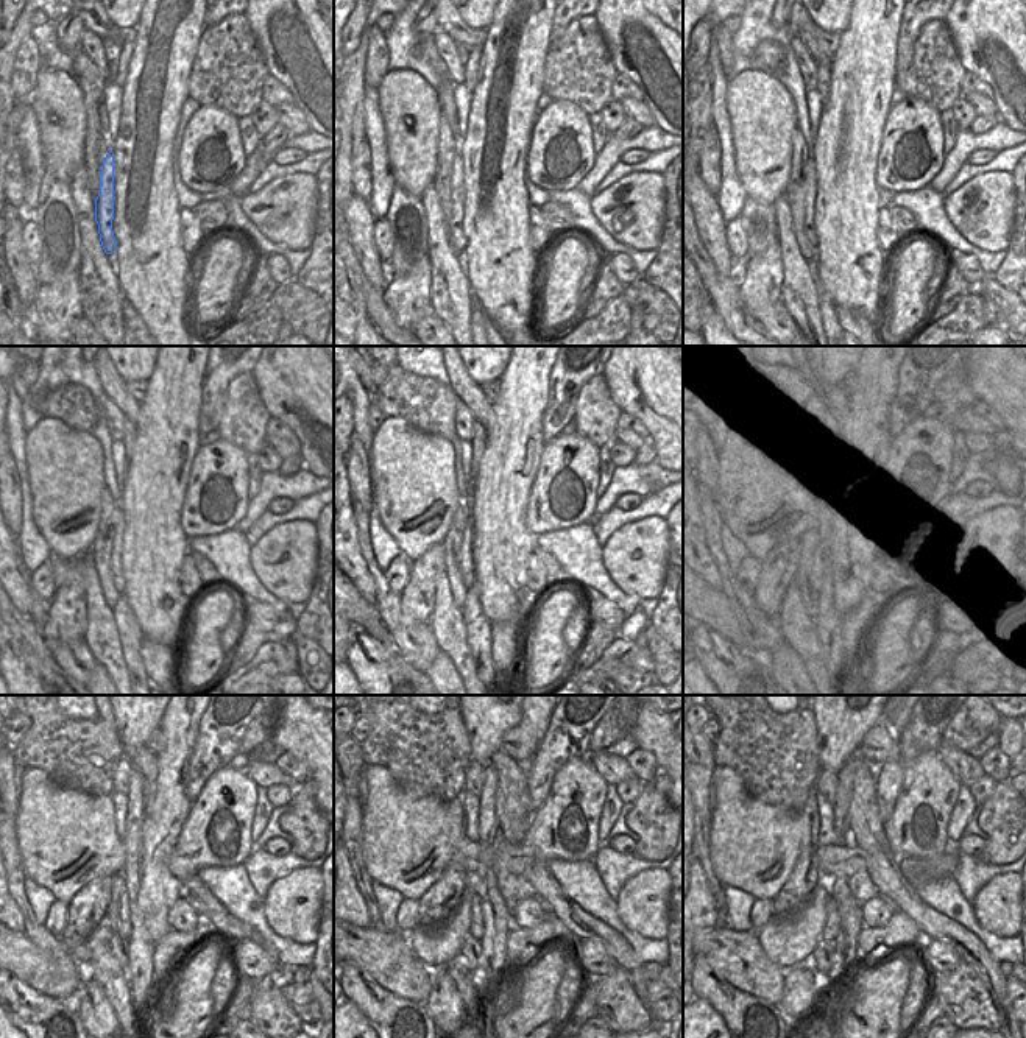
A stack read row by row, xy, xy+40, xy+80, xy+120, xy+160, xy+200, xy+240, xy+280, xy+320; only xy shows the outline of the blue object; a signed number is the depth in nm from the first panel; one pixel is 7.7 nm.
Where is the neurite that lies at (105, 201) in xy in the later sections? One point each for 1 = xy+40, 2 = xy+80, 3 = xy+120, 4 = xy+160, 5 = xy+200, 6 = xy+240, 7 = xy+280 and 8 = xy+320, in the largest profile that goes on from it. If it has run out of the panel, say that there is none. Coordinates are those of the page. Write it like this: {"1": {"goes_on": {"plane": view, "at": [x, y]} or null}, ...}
{"1": {"goes_on": {"plane": "xy+40", "at": [457, 239]}}, "2": {"goes_on": {"plane": "xy+80", "at": [810, 173]}}, "3": {"goes_on": {"plane": "xy+120", "at": [117, 521]}}, "4": {"goes_on": {"plane": "xy+160", "at": [467, 564]}}, "5": {"goes_on": {"plane": "xy+200", "at": [816, 575]}}, "6": {"goes_on": {"plane": "xy+240", "at": [122, 921]}}, "7": {"goes_on": {"plane": "xy+280", "at": [476, 926]}}, "8": {"goes_on": {"plane": "xy+320", "at": [831, 928]}}}

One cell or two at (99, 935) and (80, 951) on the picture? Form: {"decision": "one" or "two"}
{"decision": "one"}

